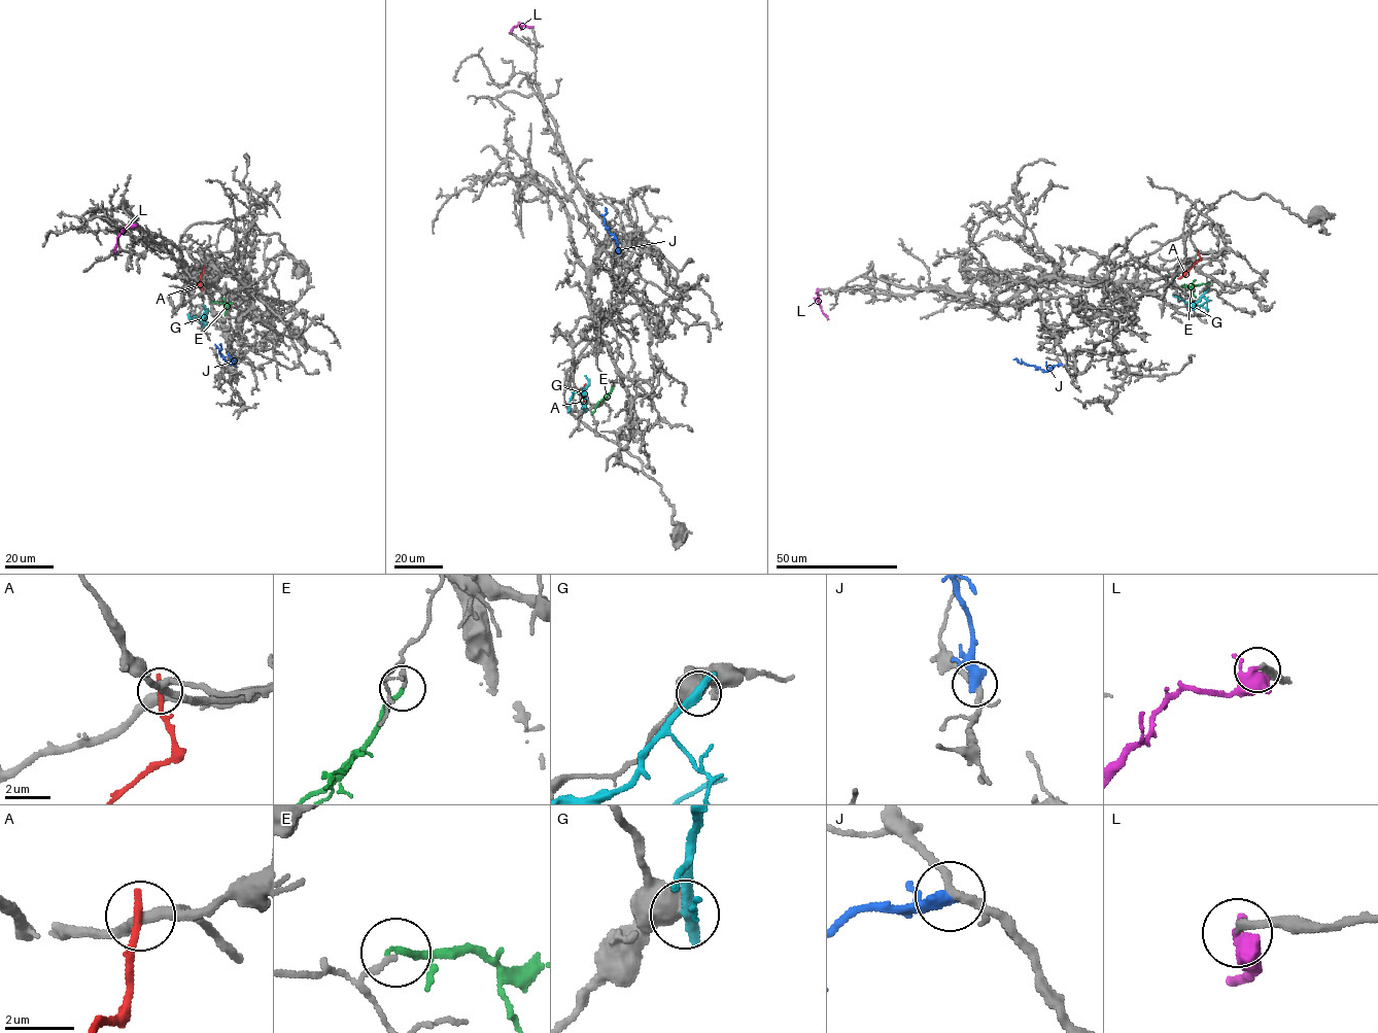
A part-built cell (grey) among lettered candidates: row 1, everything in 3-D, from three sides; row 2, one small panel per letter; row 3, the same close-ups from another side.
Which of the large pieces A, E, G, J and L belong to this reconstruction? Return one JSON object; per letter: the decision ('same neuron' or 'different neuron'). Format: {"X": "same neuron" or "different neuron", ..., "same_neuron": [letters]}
{"A": "different neuron", "E": "different neuron", "G": "different neuron", "J": "different neuron", "L": "same neuron", "same_neuron": ["L"]}

